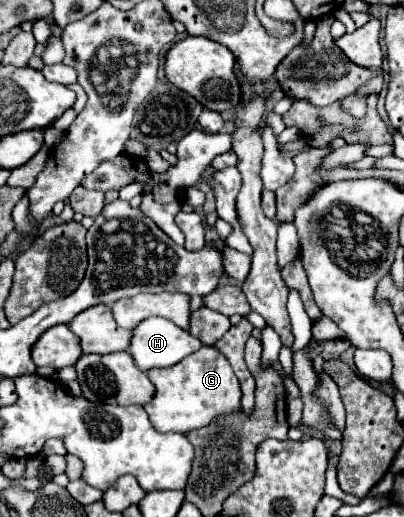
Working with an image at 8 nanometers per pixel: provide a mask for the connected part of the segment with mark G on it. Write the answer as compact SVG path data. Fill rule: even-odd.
M201 346L191 358L179 362L179 366L149 370L147 376L155 386L155 396L147 406L149 420L159 432L189 432L209 424L219 414L229 414L241 406L239 382L231 364L213 346Z

